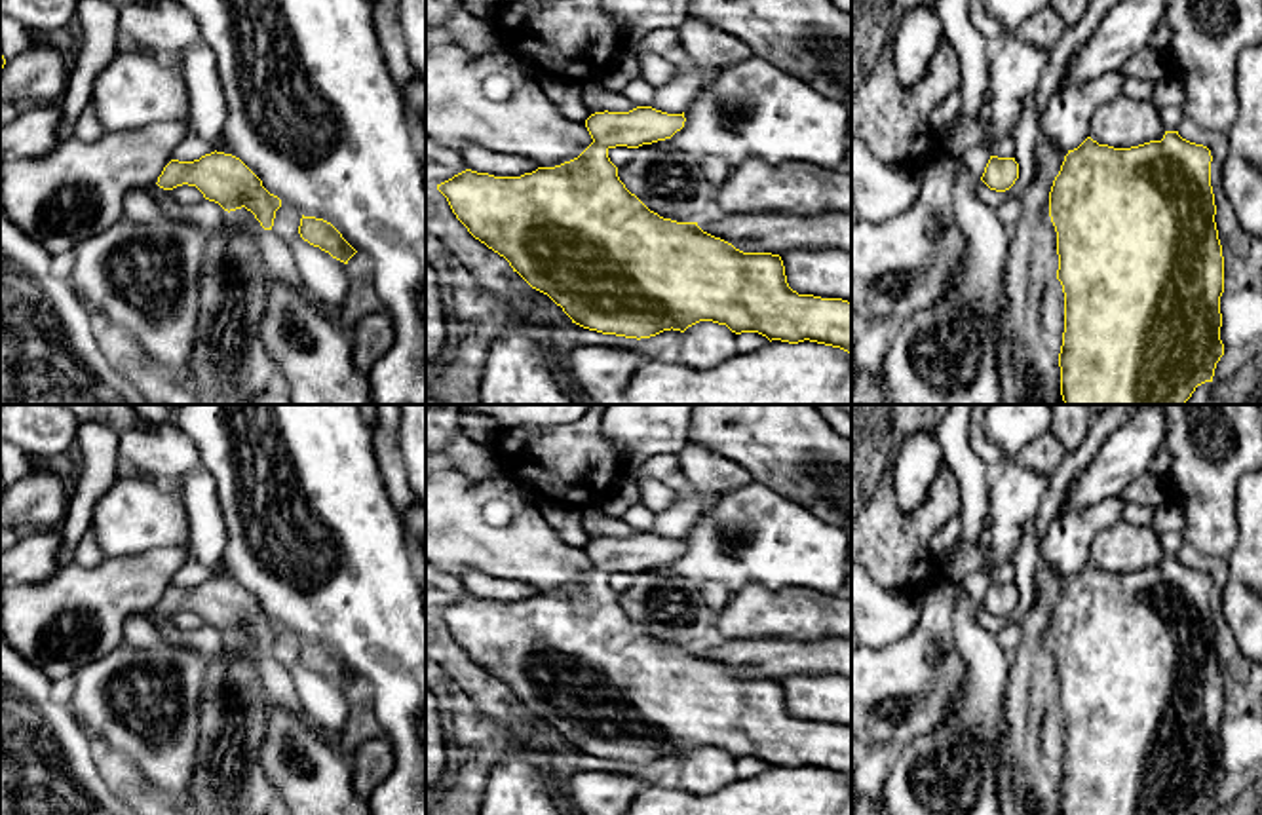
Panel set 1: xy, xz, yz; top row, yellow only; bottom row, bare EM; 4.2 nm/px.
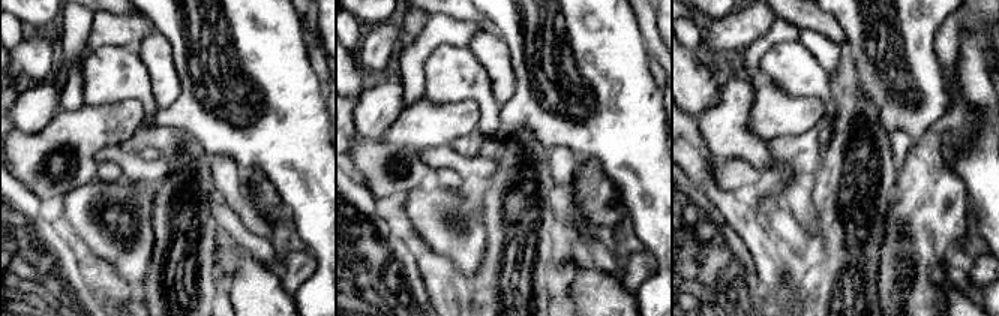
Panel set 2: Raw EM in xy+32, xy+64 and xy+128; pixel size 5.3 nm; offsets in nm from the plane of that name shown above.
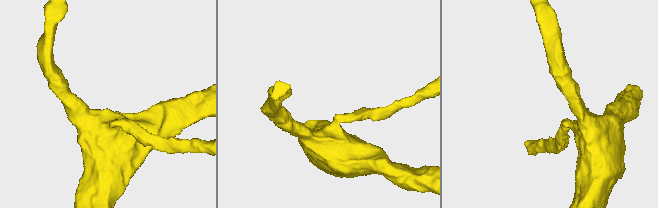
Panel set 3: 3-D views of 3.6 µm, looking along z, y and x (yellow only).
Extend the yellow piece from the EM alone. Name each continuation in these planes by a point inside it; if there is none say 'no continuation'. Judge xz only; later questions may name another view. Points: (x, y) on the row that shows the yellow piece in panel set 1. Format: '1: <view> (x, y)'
no continuation

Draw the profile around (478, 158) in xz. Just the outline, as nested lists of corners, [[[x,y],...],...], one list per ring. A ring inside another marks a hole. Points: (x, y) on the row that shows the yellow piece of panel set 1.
[[[475,144],[460,148],[460,154],[468,169],[494,177],[521,177],[538,169],[536,161],[528,158],[502,154]]]

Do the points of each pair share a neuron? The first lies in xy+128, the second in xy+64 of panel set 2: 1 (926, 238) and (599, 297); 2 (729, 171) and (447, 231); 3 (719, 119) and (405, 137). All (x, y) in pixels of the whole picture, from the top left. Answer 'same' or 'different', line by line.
1: different
2: different
3: different

